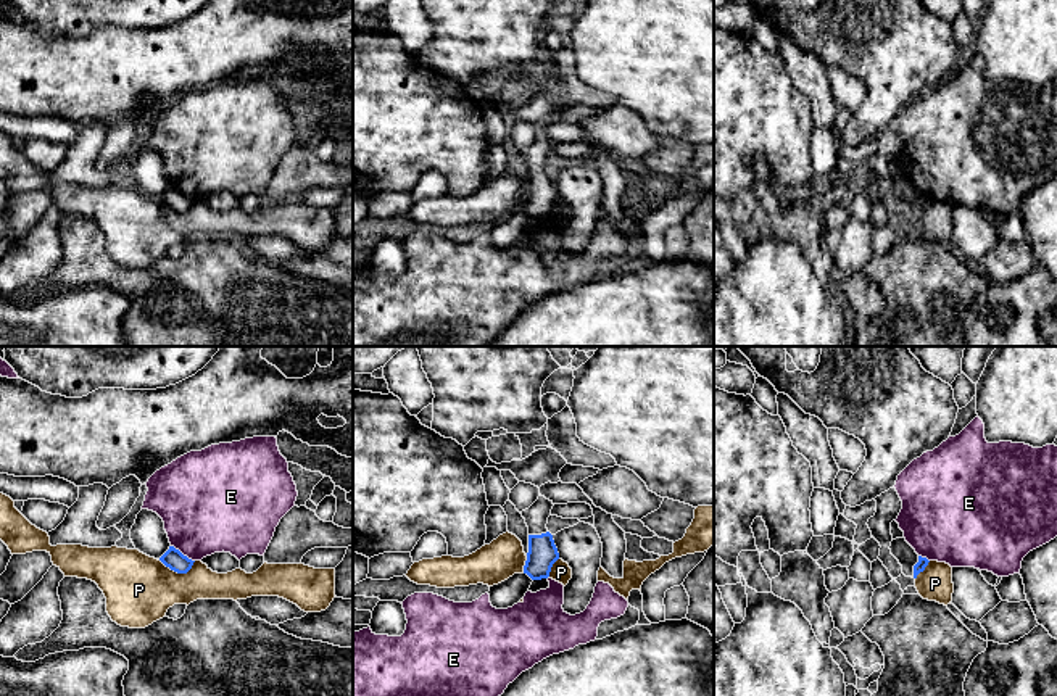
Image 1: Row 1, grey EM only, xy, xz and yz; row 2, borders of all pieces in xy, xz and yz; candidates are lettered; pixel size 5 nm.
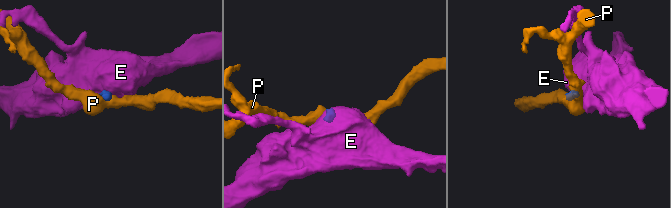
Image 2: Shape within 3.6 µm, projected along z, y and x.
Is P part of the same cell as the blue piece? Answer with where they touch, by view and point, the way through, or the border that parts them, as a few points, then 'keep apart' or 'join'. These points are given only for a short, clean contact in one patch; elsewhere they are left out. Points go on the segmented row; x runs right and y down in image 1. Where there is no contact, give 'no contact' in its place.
meets blue in xy at (179, 572); border along xy (160, 559), (178, 572), (186, 572), (195, 561); keep apart

